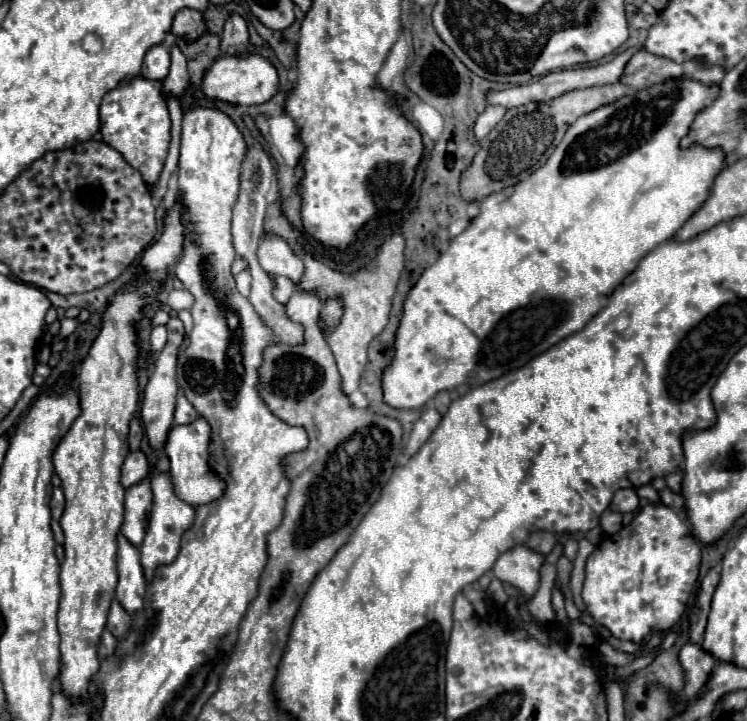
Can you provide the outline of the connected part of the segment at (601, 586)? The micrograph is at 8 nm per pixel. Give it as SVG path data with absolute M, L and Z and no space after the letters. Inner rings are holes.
M646 505L640 509L640 513L636 513L636 517L632 519L630 525L622 527L624 529L624 541L620 537L604 537L604 541L594 549L594 557L596 559L588 559L588 565L585 565L585 579L584 587L582 587L582 599L584 599L584 607L586 611L592 615L592 619L598 619L598 625L606 627L612 637L616 639L624 639L624 641L634 641L640 643L648 633L651 632L664 632L670 630L675 624L678 624L686 611L688 599L692 595L692 591L696 589L696 581L698 581L698 569L700 569L700 545L692 535L692 529L684 523L684 519L678 517L678 513L666 505Z

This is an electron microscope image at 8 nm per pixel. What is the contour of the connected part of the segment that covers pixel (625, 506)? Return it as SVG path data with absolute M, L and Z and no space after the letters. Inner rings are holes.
M618 489L608 509L616 513L634 513L640 509L640 497L636 495L634 489Z

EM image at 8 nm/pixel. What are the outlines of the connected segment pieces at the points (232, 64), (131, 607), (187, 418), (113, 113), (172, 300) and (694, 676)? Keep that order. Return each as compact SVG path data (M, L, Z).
M224 55L206 69L202 79L202 93L206 99L224 101L232 105L246 105L246 107L266 103L270 97L274 97L276 89L278 89L278 73L272 67L272 63L268 63L260 55L246 55L246 57Z
M118 535L116 571L118 571L118 585L116 585L118 603L128 613L140 611L146 593L146 579L144 569L140 565L140 551L122 535Z
M178 391L178 401L176 401L174 412L174 424L188 425L198 417L196 409L192 407L192 403L188 403L188 399L184 397L184 391Z
M138 75L108 91L100 103L100 133L104 143L120 151L148 185L156 185L170 147L170 115L162 97L162 83Z
M180 289L180 291L170 291L168 295L168 305L176 311L182 311L182 309L190 309L194 303L194 297L186 291L186 289Z
M686 643L680 651L680 663L686 673L684 697L692 699L704 689L708 675L712 675L714 671L716 659L706 649L702 649L698 643Z

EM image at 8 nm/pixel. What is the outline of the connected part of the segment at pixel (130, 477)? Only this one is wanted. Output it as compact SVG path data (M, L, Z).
M142 451L130 453L122 465L122 475L120 475L120 483L124 489L140 483L144 477L148 475L148 461L144 457Z

